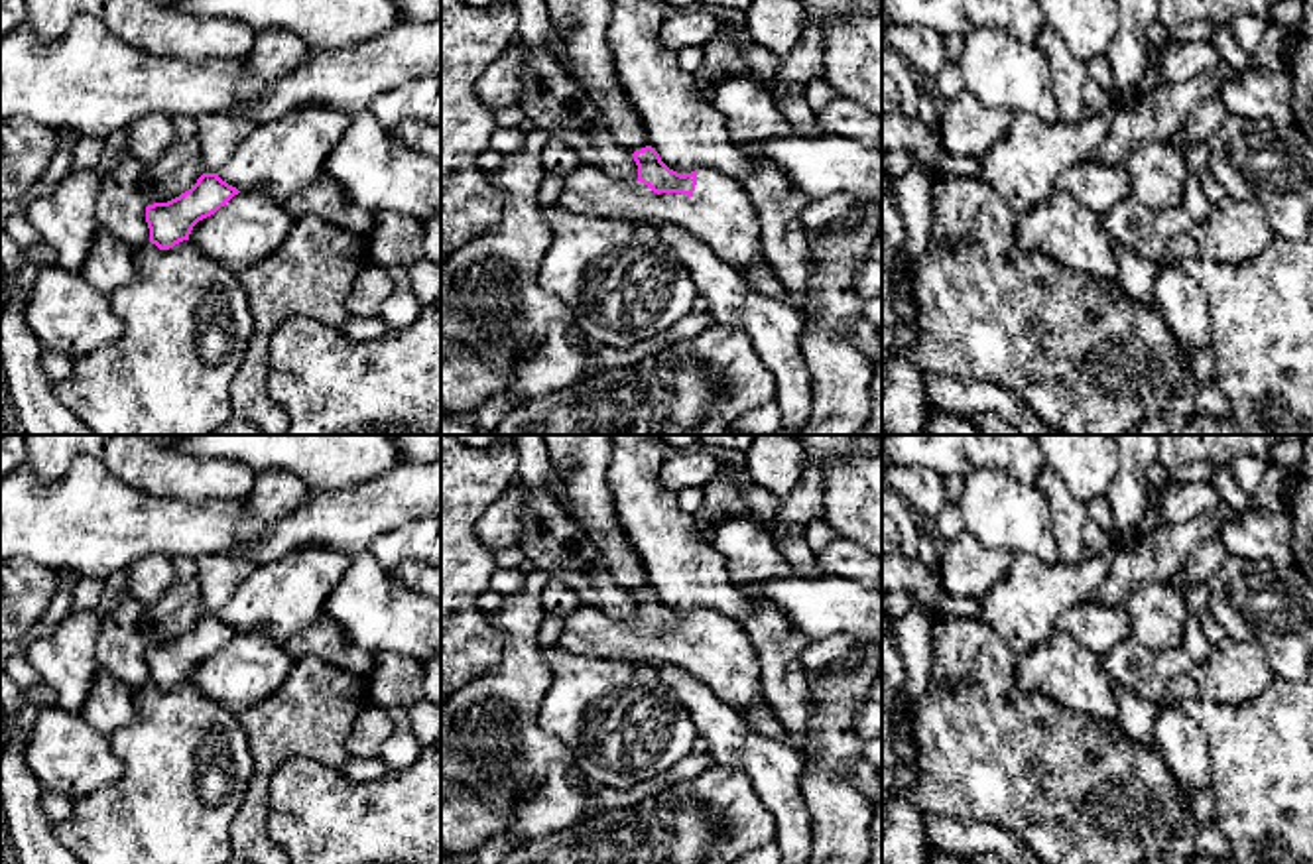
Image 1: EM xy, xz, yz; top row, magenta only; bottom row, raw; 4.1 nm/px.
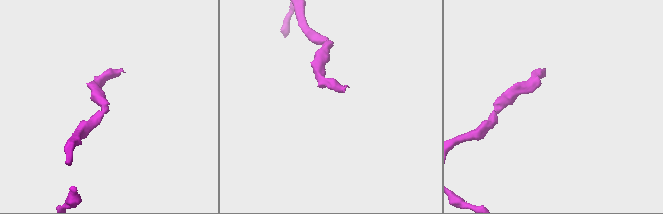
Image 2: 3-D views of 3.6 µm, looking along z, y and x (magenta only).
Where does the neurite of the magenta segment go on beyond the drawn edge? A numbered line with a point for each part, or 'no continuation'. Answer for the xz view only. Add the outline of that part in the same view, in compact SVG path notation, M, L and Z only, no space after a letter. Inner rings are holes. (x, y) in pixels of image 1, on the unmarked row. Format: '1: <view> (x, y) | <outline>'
1: xz (719, 654) | M583 604L565 620L555 648L575 655L677 665L746 716L764 699L760 657L738 622L709 610L697 618L691 638L654 634L642 622L616 622Z

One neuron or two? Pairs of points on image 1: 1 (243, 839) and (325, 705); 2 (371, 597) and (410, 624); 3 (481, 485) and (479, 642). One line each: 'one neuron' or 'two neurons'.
1: one neuron
2: one neuron
3: one neuron

